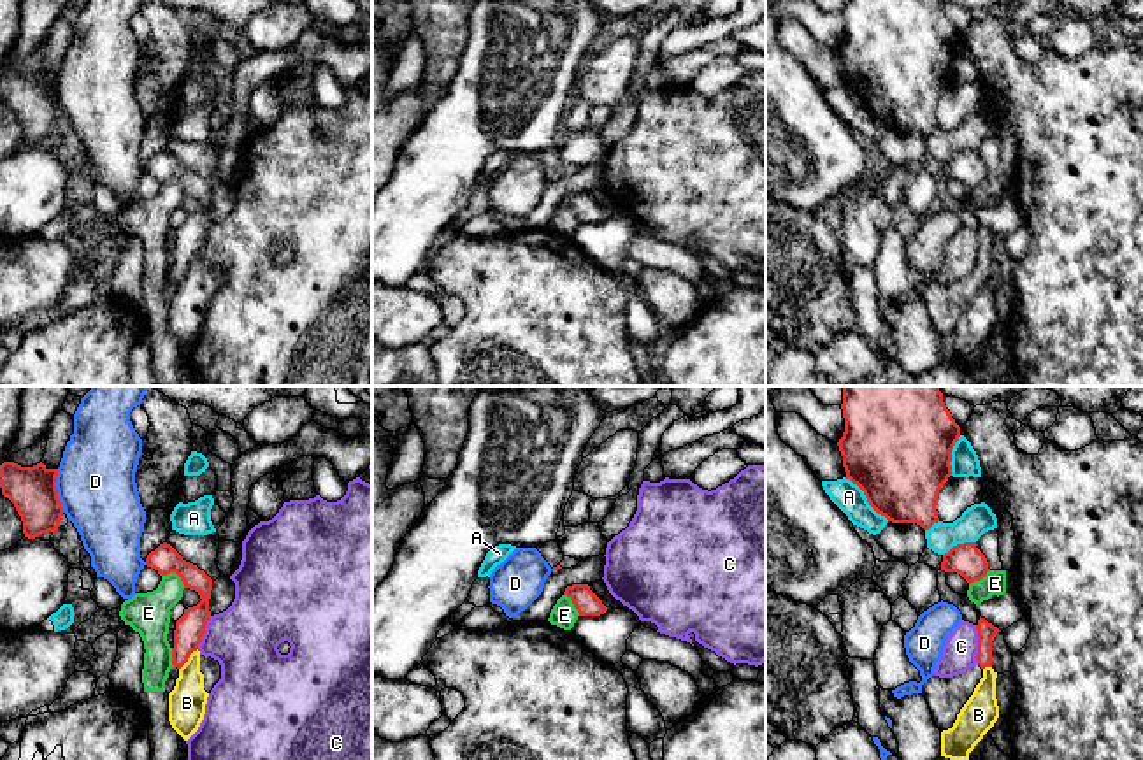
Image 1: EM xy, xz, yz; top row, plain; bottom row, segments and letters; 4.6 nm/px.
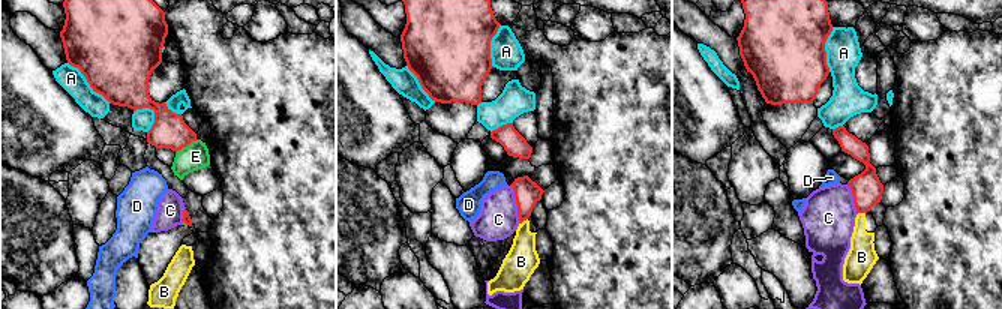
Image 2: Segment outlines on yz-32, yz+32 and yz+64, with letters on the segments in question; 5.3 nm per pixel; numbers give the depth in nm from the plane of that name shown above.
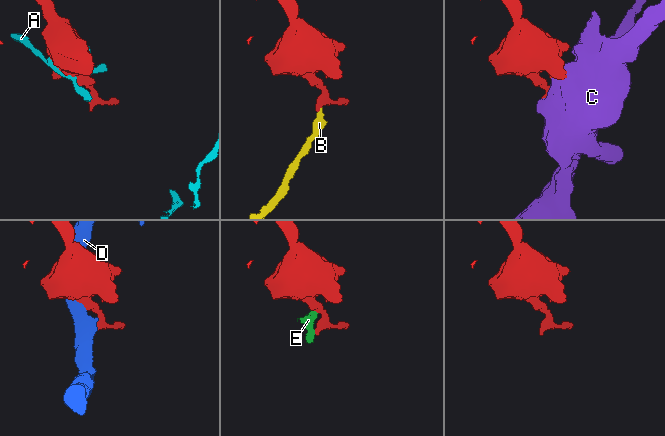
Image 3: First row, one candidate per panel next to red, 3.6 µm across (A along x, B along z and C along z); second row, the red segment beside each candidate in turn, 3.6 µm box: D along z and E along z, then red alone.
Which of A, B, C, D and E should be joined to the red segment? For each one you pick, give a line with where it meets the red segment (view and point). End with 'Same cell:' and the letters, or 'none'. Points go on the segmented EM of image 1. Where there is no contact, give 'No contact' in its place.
Same cell: none

